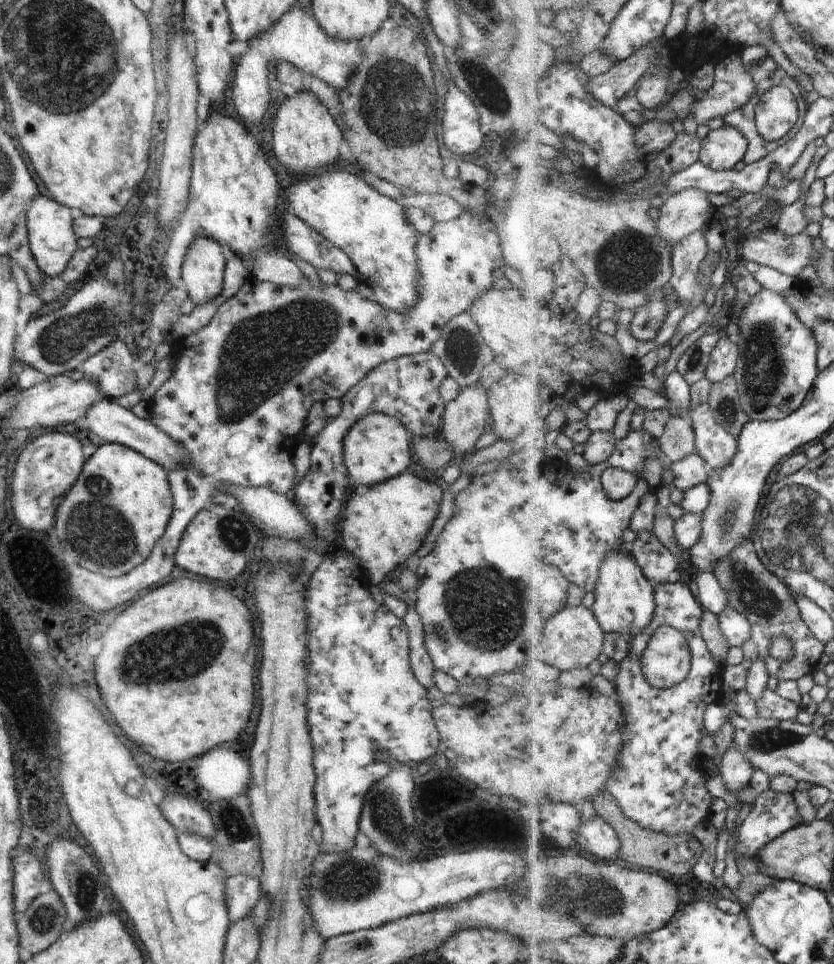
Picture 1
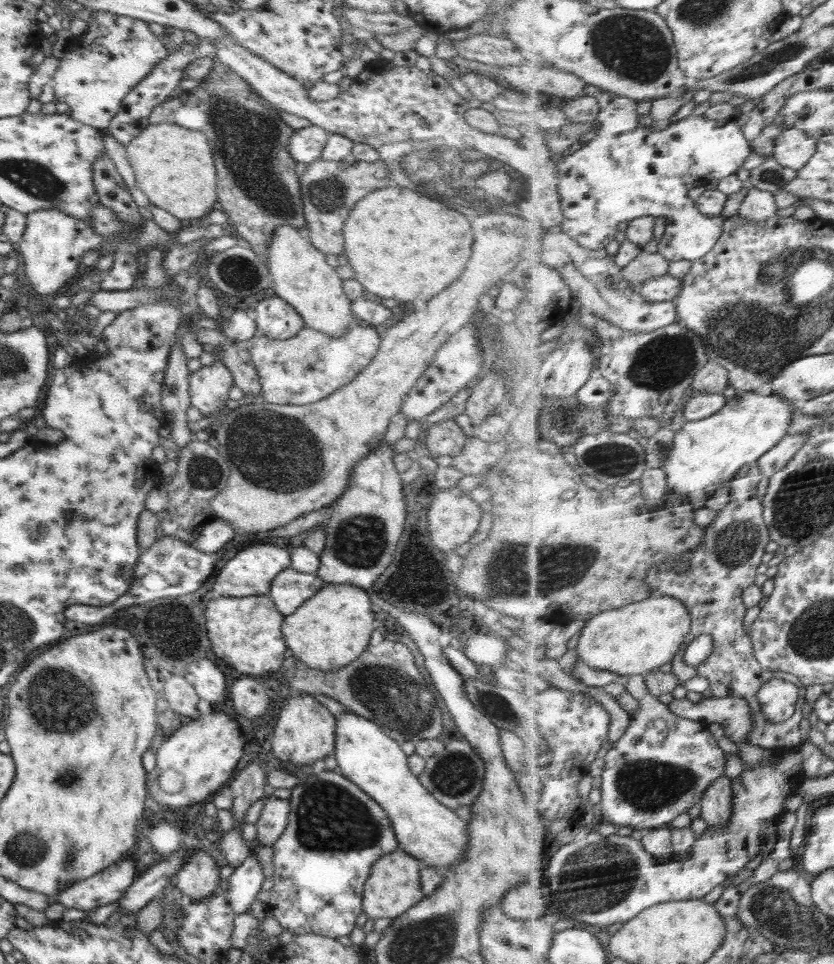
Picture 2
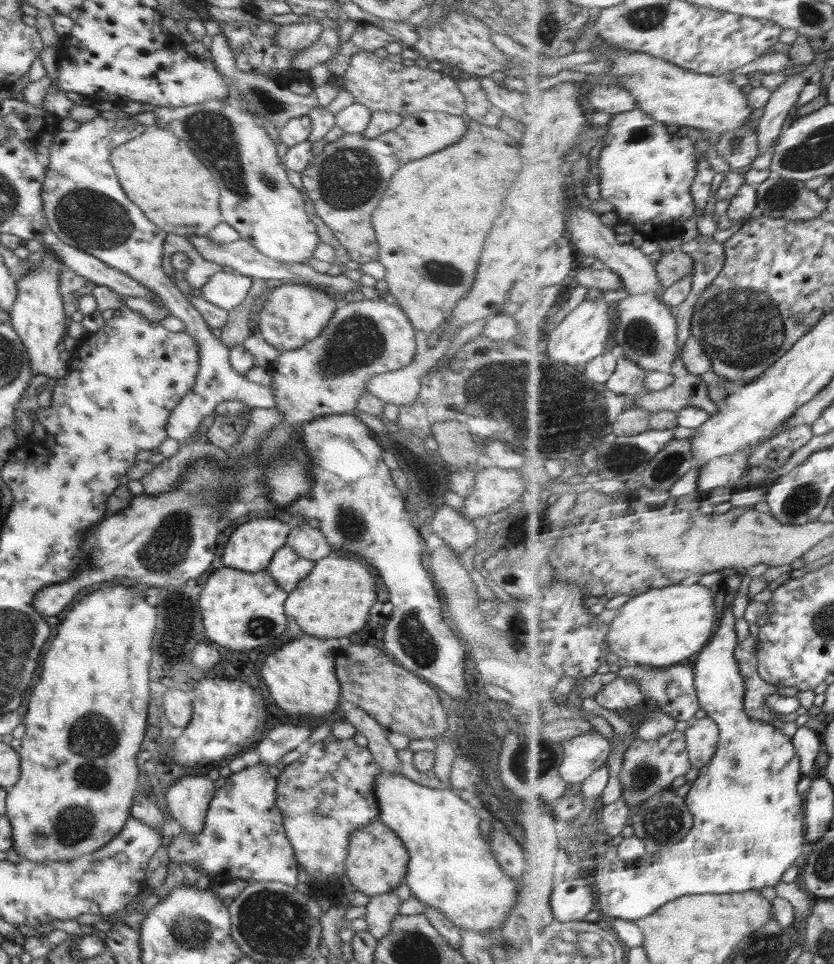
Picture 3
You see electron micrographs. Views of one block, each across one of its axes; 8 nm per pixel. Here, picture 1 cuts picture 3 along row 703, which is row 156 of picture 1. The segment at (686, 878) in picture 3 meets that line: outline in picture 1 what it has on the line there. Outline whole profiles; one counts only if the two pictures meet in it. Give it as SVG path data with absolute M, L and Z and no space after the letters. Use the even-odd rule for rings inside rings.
M726 123L717 130L705 130L704 148L701 161L717 171L736 168L736 164L744 164L750 142L744 132Z

